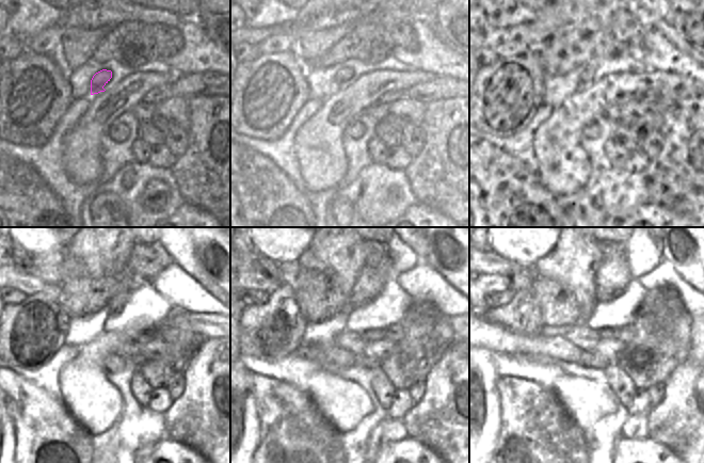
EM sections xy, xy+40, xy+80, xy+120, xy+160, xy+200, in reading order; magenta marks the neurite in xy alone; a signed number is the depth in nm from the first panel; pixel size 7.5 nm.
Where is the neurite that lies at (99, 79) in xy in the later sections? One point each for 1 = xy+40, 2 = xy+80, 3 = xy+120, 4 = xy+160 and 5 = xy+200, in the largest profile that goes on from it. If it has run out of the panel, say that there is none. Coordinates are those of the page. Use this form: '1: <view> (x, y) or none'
1: xy+40 (342, 76)
2: xy+80 (587, 75)
3: xy+120 (129, 284)
4: xy+160 (370, 281)
5: xy+200 (613, 275)

